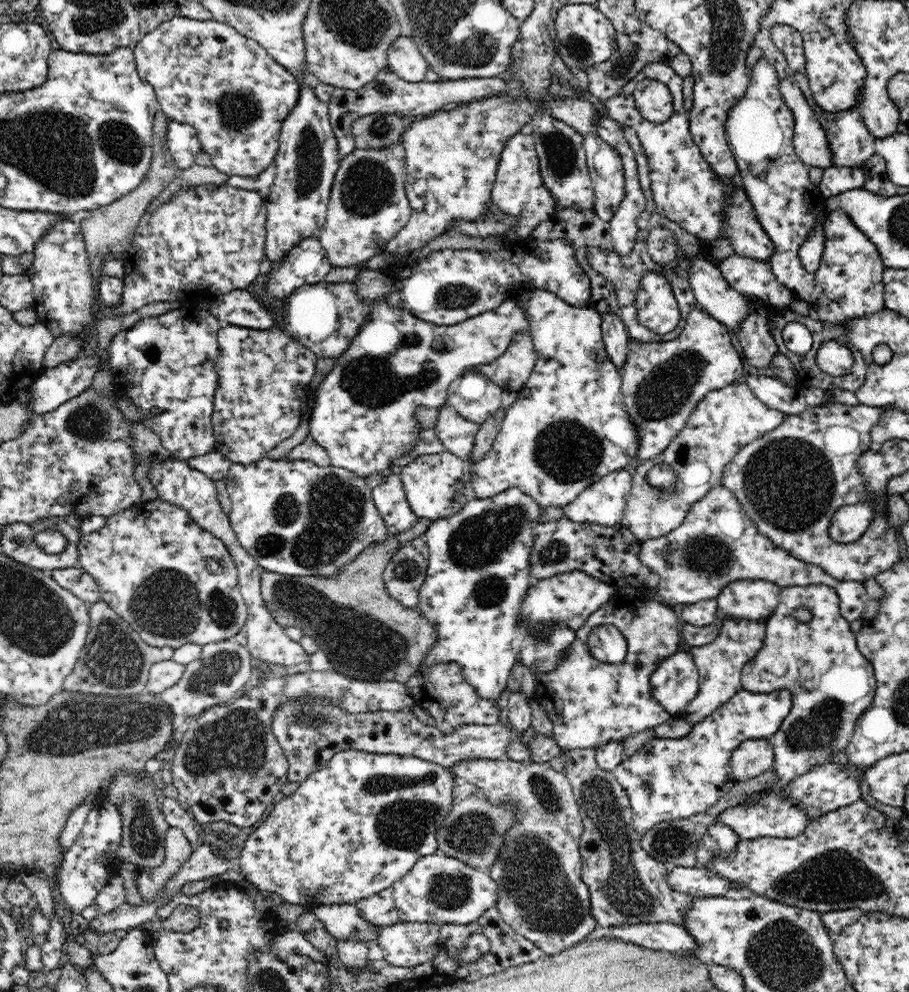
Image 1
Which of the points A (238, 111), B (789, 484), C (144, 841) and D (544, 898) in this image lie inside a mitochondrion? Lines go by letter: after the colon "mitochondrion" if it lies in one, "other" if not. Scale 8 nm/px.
A: mitochondrion
B: mitochondrion
C: mitochondrion
D: mitochondrion

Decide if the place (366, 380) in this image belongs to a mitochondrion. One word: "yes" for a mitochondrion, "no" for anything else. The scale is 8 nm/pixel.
yes

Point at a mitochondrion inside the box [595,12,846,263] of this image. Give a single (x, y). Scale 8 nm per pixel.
(616, 70)

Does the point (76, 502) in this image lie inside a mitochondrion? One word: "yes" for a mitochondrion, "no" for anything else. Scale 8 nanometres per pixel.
no

